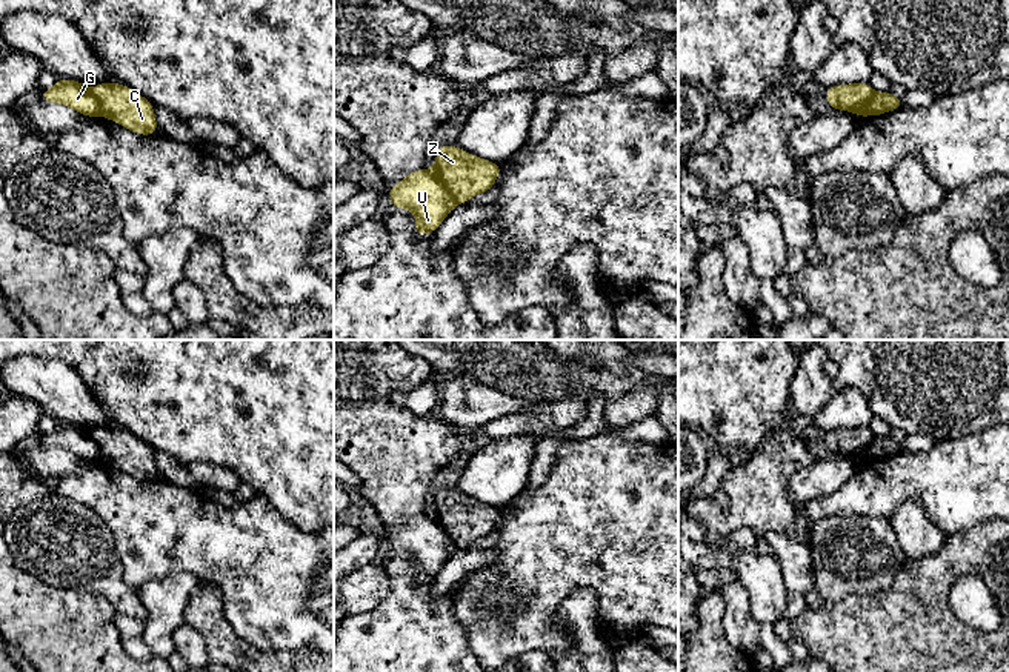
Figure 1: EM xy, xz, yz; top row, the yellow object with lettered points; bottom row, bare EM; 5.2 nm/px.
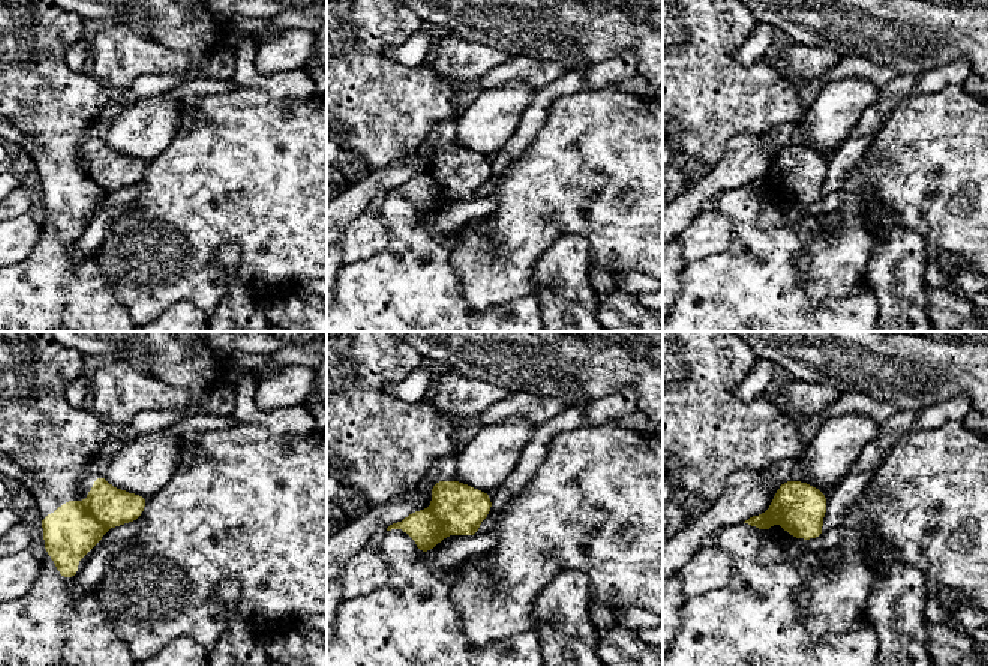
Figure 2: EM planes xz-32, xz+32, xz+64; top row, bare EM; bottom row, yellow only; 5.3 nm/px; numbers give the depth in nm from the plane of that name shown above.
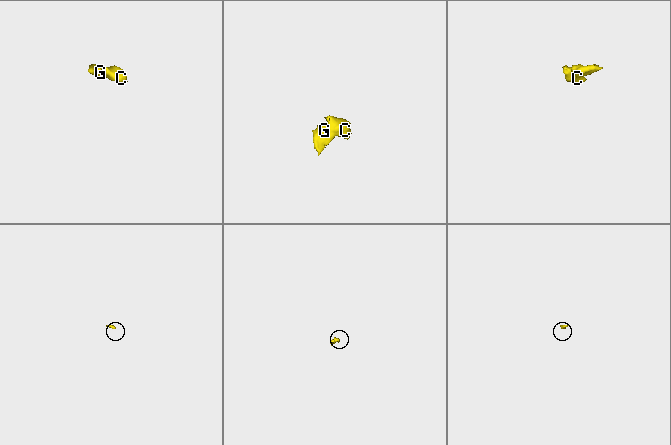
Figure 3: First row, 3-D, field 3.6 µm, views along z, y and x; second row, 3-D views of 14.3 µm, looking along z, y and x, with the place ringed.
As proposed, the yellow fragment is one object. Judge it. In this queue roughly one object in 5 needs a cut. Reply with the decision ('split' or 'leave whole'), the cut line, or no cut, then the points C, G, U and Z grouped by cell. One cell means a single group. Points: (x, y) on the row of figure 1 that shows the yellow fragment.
split; cut in xz along (429, 171), (457, 202); C Z / G U

